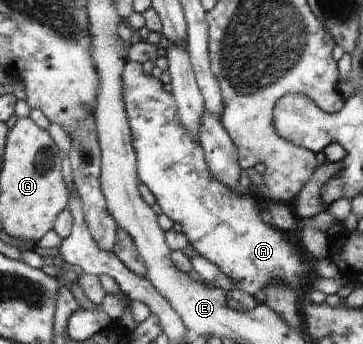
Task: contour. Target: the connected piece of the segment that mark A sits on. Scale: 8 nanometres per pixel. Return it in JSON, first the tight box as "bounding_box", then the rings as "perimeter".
{"bounding_box":[124,60,309,296],"perimeter":[[[129,60],[124,67],[124,105],[128,108],[128,123],[131,125],[132,143],[136,148],[136,169],[139,182],[147,186],[155,201],[169,219],[181,223],[183,232],[190,241],[190,247],[200,256],[209,259],[225,273],[234,284],[233,289],[245,291],[255,296],[259,289],[269,285],[283,283],[301,289],[305,283],[299,283],[303,275],[309,271],[309,263],[269,225],[265,225],[259,217],[250,193],[229,189],[225,183],[213,177],[212,169],[204,158],[204,148],[198,139],[191,137],[185,127],[181,127],[180,116],[177,115],[177,103],[171,93],[165,93],[156,77],[147,77],[141,71],[141,62]]]}

